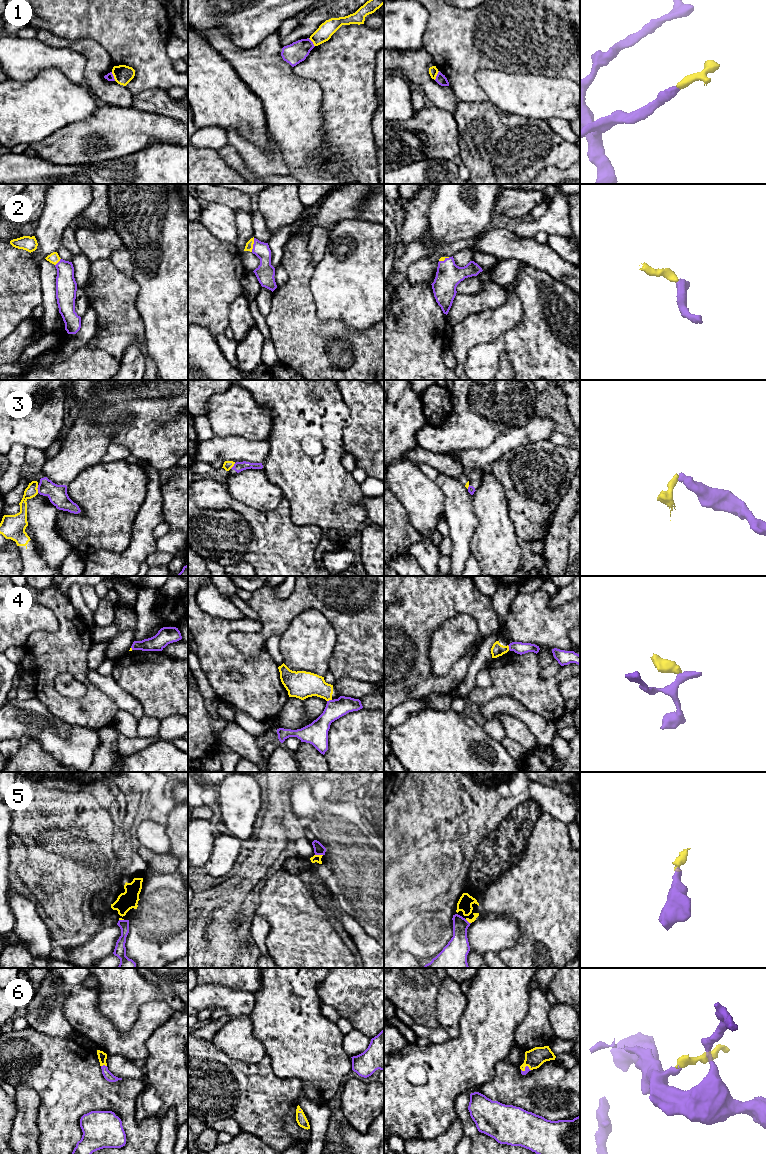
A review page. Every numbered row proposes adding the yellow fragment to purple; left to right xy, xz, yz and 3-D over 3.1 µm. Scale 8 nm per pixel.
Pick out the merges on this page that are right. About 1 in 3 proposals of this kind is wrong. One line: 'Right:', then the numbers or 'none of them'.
Right: 2, 5, 6

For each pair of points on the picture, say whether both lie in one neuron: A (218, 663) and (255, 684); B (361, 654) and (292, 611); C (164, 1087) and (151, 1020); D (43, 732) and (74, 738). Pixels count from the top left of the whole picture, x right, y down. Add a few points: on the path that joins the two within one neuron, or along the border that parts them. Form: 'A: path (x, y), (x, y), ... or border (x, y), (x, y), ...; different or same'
A: path (228, 663), (236, 663), (247, 674); same
B: path (352, 634), (328, 610), (320, 604), (312, 604); same
C: border (170, 1016), (147, 1039), (147, 1055); different
D: path (51, 732), (58, 738), (66, 738); same

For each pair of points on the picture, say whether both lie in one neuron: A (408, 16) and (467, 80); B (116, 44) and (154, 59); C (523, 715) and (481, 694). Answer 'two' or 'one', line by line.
A: two
B: one
C: two

